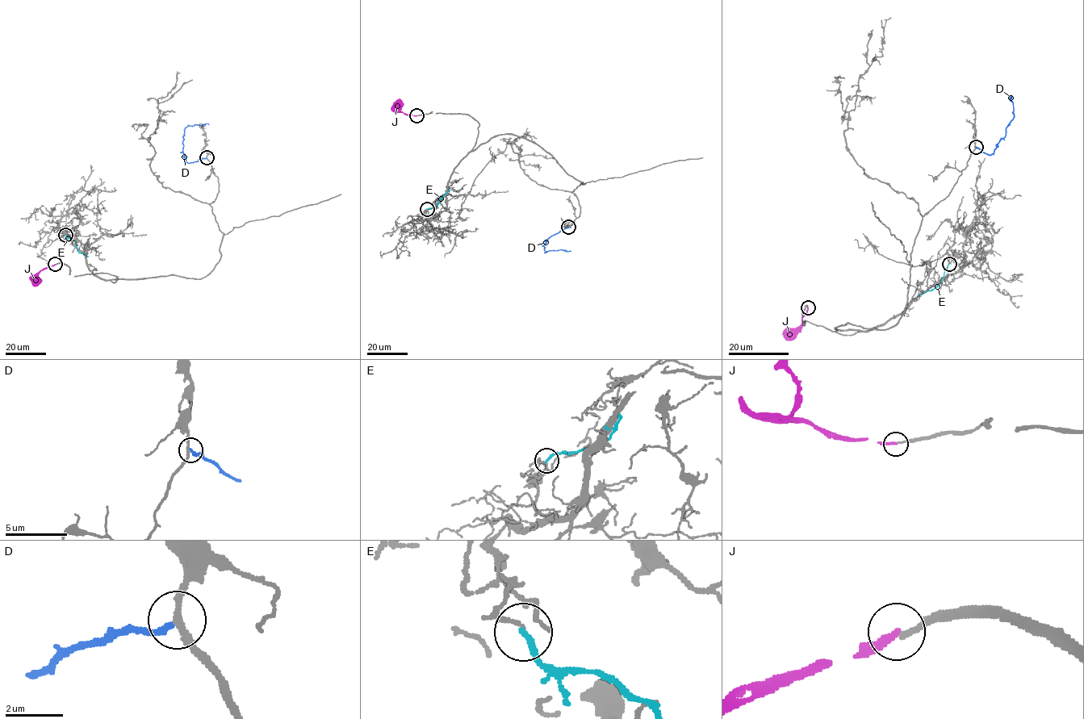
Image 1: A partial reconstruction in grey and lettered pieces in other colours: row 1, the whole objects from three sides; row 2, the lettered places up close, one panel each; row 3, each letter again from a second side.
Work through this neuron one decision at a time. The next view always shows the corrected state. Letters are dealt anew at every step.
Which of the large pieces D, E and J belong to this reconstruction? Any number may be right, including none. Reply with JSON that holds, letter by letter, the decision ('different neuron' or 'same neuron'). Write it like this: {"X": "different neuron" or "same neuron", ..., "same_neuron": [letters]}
{"D": "different neuron", "E": "different neuron", "J": "same neuron", "same_neuron": ["J"]}

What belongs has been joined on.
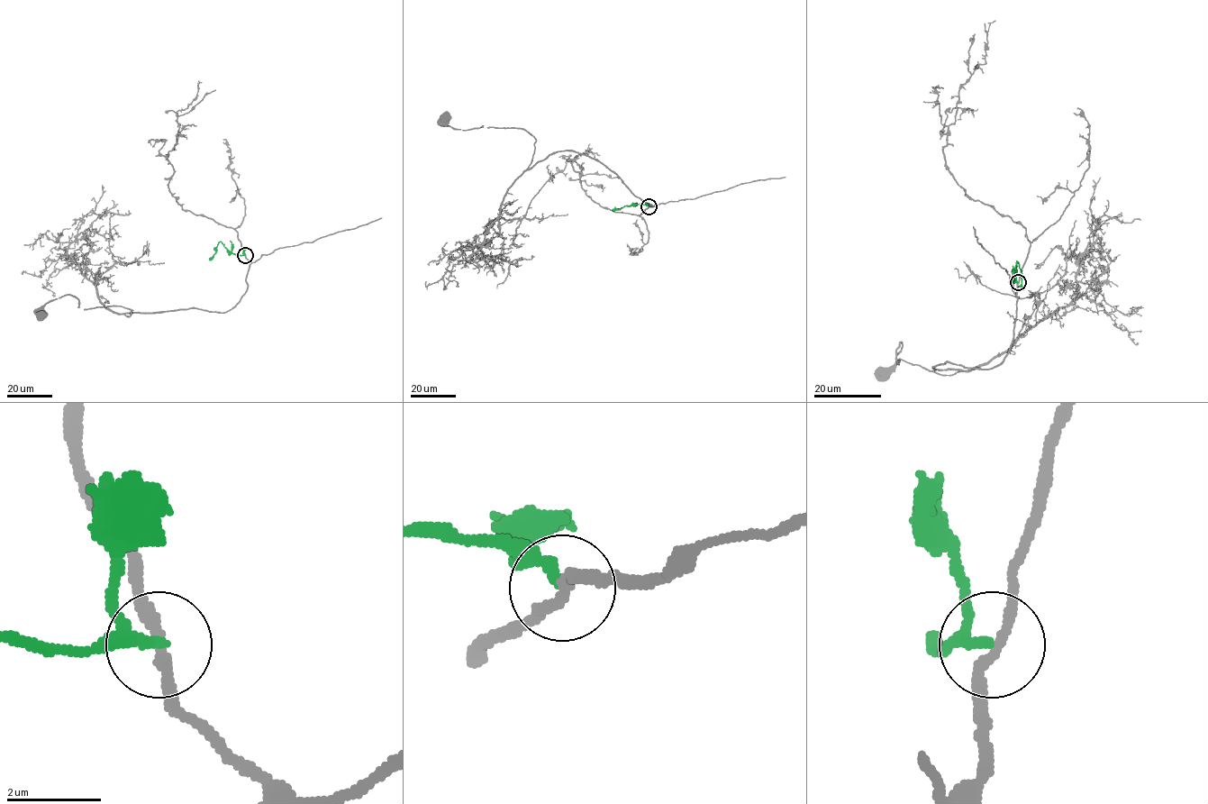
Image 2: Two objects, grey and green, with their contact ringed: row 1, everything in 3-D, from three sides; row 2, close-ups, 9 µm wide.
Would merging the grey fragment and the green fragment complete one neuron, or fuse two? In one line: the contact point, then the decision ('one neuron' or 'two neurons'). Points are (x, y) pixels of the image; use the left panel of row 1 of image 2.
at (245, 255); two neurons

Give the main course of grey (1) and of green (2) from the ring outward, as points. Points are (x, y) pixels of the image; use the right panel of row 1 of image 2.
1: (1018, 282), (998, 365), (941, 375), (898, 364), (902, 342), (882, 373)
2: (1018, 282), (1013, 280), (1018, 262), (1022, 290)

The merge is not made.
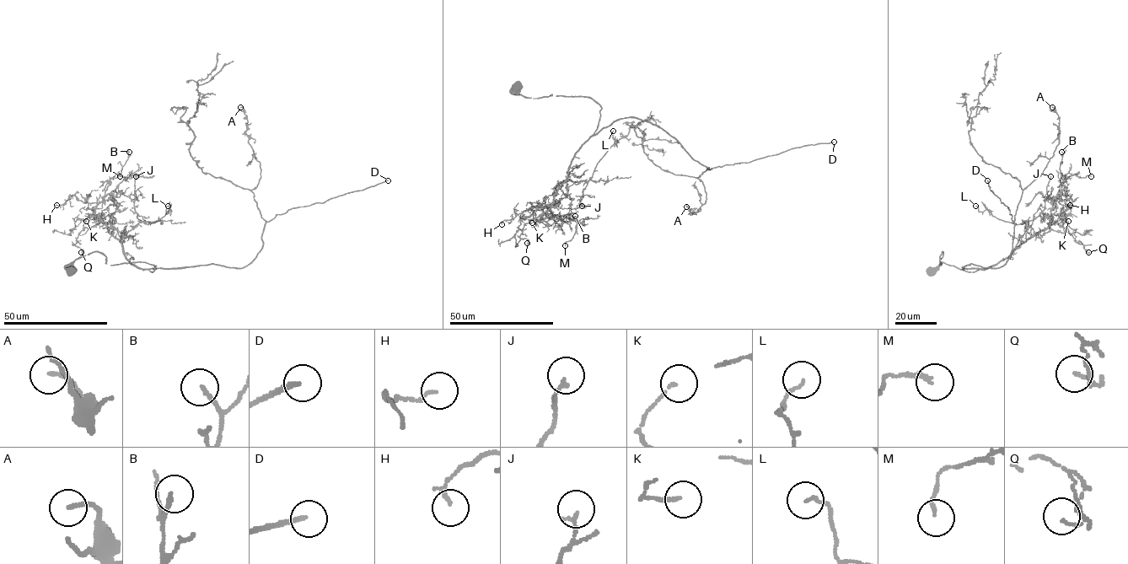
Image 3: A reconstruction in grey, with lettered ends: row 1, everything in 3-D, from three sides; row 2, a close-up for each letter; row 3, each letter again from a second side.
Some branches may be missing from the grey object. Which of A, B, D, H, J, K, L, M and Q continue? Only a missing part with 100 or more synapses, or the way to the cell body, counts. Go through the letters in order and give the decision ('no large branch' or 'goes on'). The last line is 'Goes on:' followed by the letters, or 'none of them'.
A: no large branch
B: no large branch
D: goes on
H: no large branch
J: no large branch
K: no large branch
L: no large branch
M: no large branch
Q: no large branch
Goes on: D

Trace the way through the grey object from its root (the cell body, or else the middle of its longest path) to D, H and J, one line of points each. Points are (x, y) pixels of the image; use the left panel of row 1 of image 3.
D: (71, 271), (93, 252), (110, 265), (156, 265), (151, 271), (243, 268), (277, 214), (388, 180)
H: (71, 271), (93, 252), (110, 265), (156, 265), (151, 271), (126, 259), (95, 202), (72, 195), (56, 205)
J: (71, 271), (93, 252), (110, 265), (144, 262), (154, 270), (132, 265), (120, 240), (142, 221), (136, 176)

